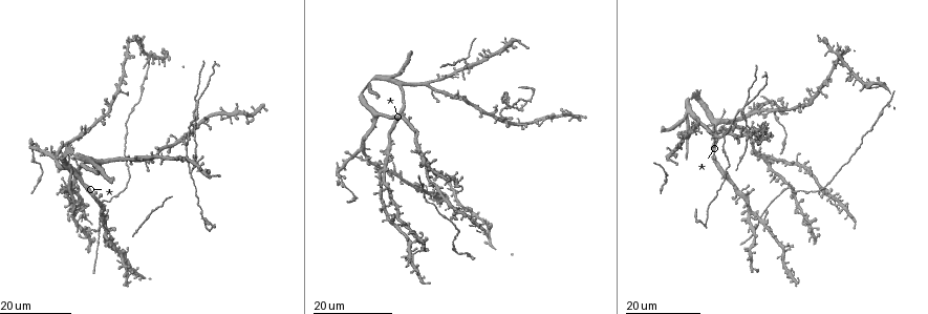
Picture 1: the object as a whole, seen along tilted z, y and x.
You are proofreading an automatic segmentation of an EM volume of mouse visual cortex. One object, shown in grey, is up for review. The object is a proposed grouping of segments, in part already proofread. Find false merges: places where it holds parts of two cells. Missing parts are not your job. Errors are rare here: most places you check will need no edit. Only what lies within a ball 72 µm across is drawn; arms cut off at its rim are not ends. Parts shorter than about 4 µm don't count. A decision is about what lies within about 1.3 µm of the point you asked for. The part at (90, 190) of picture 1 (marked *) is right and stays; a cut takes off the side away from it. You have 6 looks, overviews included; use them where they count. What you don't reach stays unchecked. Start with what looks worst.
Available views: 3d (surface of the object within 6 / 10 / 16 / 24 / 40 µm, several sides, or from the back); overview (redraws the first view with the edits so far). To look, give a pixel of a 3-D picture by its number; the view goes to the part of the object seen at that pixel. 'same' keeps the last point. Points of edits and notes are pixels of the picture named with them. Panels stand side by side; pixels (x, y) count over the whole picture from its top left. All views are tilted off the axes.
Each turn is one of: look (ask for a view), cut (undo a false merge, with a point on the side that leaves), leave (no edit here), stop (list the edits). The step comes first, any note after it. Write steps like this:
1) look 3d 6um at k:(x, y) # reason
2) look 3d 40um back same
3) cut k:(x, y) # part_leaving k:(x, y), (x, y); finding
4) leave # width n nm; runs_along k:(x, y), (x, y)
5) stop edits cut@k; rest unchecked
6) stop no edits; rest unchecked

look 3d 24um at 1:(188, 140)

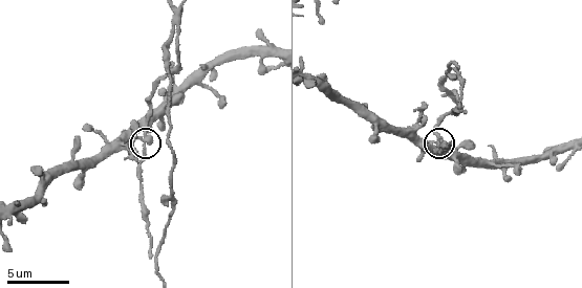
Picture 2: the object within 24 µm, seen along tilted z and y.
look 3d 10um at 2:(148, 142)

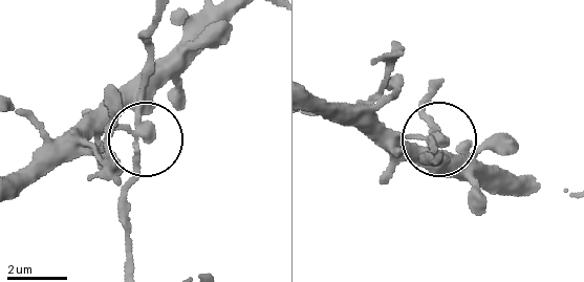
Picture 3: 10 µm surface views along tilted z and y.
leave # runs_along 3:(17, 189), (99, 134), (127, 130), (139, 136), (127, 205); one cell here

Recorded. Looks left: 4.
look 3d 16um at 1:(97, 239) # three-way junction

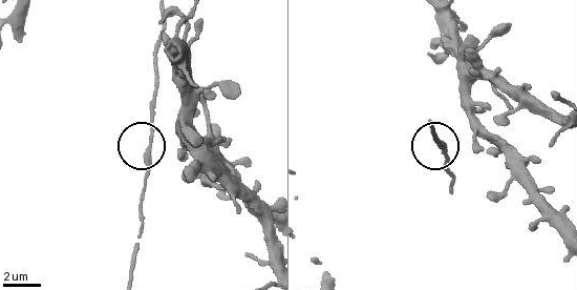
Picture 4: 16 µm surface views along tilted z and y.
look 3d 6um at 4:(149, 136)

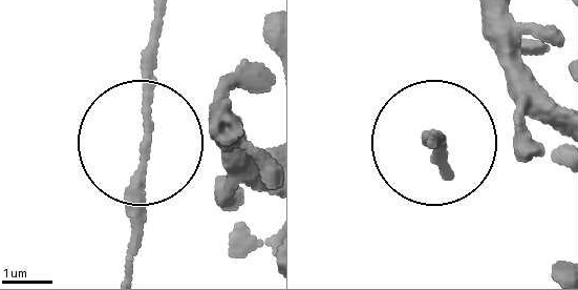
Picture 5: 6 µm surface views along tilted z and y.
look 3d 6um back at 5:(145, 144)

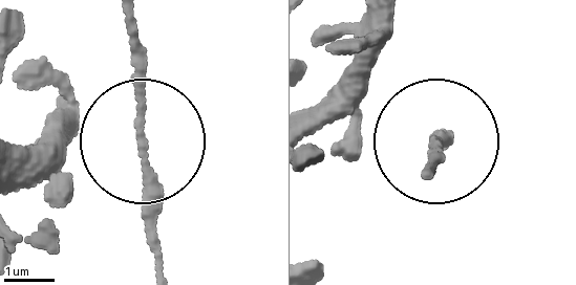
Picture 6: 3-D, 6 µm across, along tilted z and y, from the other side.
leave # width 130 nm; continuous, no second cell

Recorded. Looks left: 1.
stop no edits; rest unchecked

